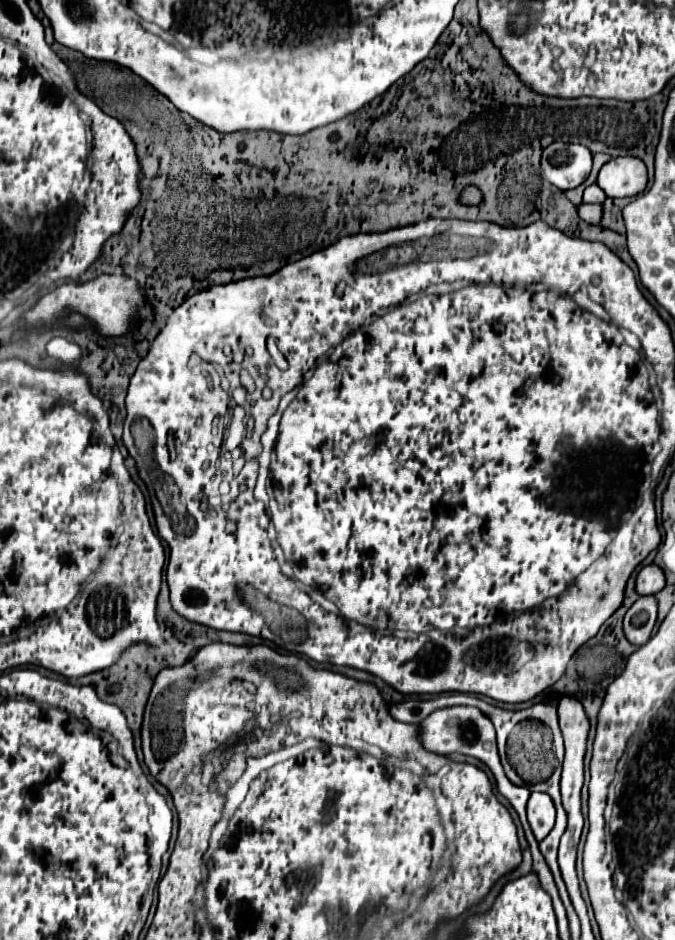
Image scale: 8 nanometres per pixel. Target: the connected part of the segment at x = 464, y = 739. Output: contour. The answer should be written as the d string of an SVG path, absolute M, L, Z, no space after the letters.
M451 706L451 708L441 708L441 710L435 710L433 714L429 714L417 728L417 738L421 742L421 746L427 750L427 752L435 752L435 754L441 754L441 756L447 756L447 754L453 754L453 752L459 752L459 754L465 754L465 756L473 756L477 760L481 760L495 776L495 782L497 782L497 790L511 802L511 806L515 808L515 812L519 814L519 820L523 824L523 830L525 830L525 836L527 836L527 842L529 842L529 848L531 848L531 854L533 854L533 870L537 872L539 880L541 880L541 886L553 894L553 906L555 906L555 912L559 918L565 918L565 908L563 908L563 902L557 894L557 886L553 882L553 876L551 876L551 870L545 862L545 858L541 856L539 852L539 844L527 824L527 818L525 818L525 804L527 804L527 798L529 798L529 788L523 788L523 786L515 786L507 780L505 772L503 772L503 766L499 762L499 754L497 754L497 744L495 744L495 728L491 724L491 720L487 720L487 716L483 716L483 712L479 712L477 708L471 708L471 706Z

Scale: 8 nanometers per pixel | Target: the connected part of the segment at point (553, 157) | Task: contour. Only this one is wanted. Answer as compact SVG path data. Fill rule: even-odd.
M553 142L543 150L541 174L559 190L577 188L591 172L591 152L581 144Z

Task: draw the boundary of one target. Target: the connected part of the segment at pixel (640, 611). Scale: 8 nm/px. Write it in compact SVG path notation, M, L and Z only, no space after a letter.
M641 596L625 614L625 620L623 620L625 638L635 646L645 644L653 632L655 620L657 620L655 596Z

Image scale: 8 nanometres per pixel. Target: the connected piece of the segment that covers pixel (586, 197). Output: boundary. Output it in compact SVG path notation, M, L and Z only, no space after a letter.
M591 184L585 188L585 194L583 194L583 202L591 202L591 204L603 204L605 200L605 192L597 186L597 184Z

